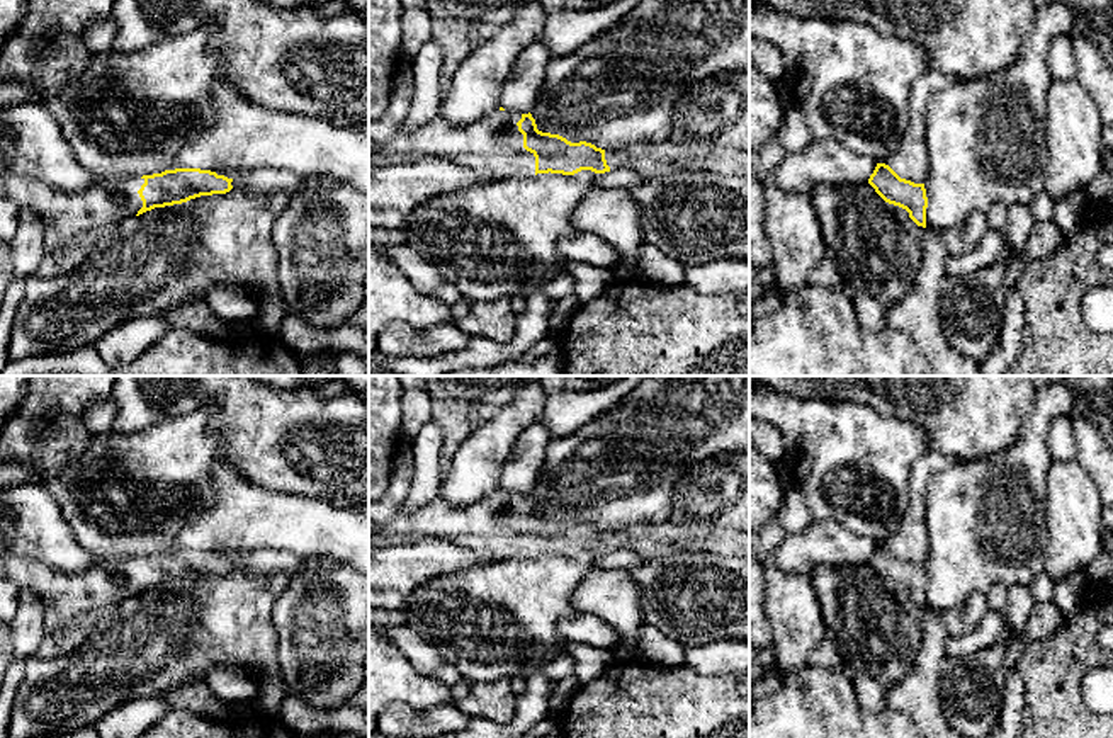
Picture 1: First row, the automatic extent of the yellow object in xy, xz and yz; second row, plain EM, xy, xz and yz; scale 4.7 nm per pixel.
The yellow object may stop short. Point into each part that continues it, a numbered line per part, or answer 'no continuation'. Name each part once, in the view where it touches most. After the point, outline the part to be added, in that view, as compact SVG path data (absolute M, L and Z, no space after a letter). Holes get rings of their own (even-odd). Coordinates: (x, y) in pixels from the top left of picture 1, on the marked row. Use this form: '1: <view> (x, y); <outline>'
1: xz (493, 143); M498 109L464 128L455 128L437 116L415 131L401 129L386 145L369 139L369 163L444 158L496 177L534 177L535 156L523 148L523 134L517 126L520 119L520 112Z
2: xz (649, 158); M636 141L619 150L605 150L610 170L634 170L644 177L683 172L710 172L749 179L749 153L700 141Z

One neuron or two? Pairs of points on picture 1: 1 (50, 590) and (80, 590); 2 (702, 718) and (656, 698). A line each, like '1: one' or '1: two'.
1: one
2: one

